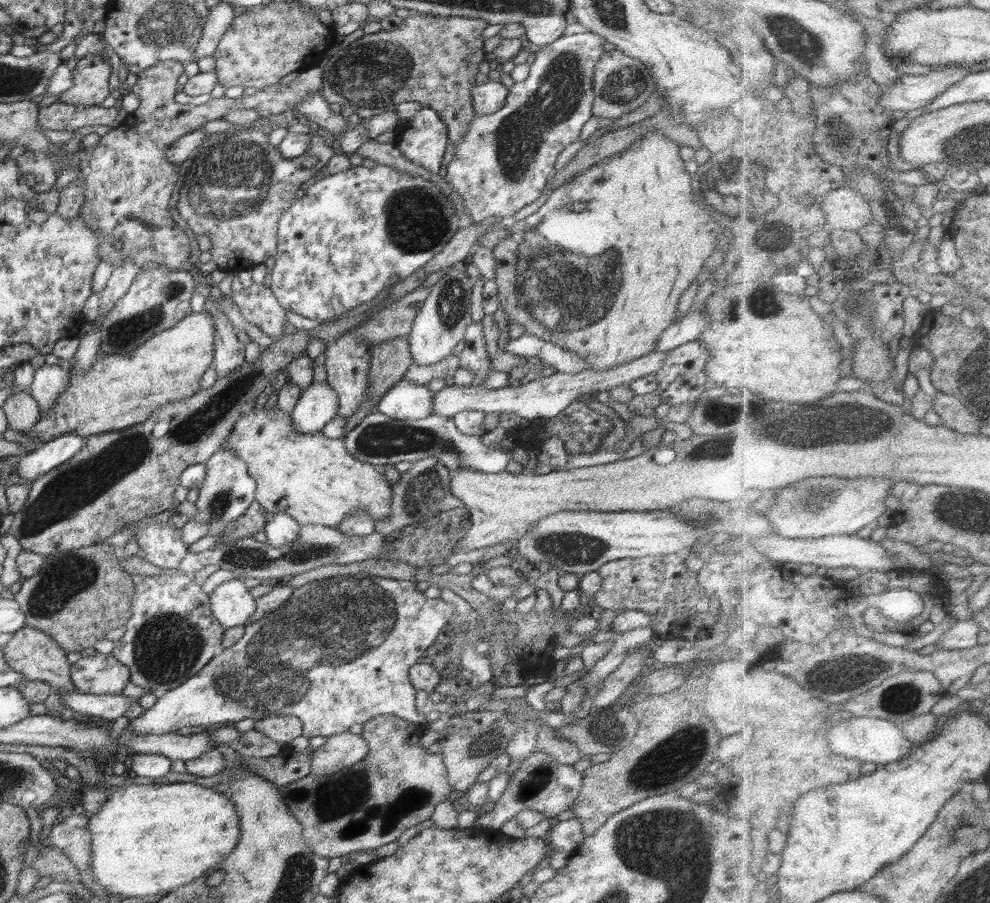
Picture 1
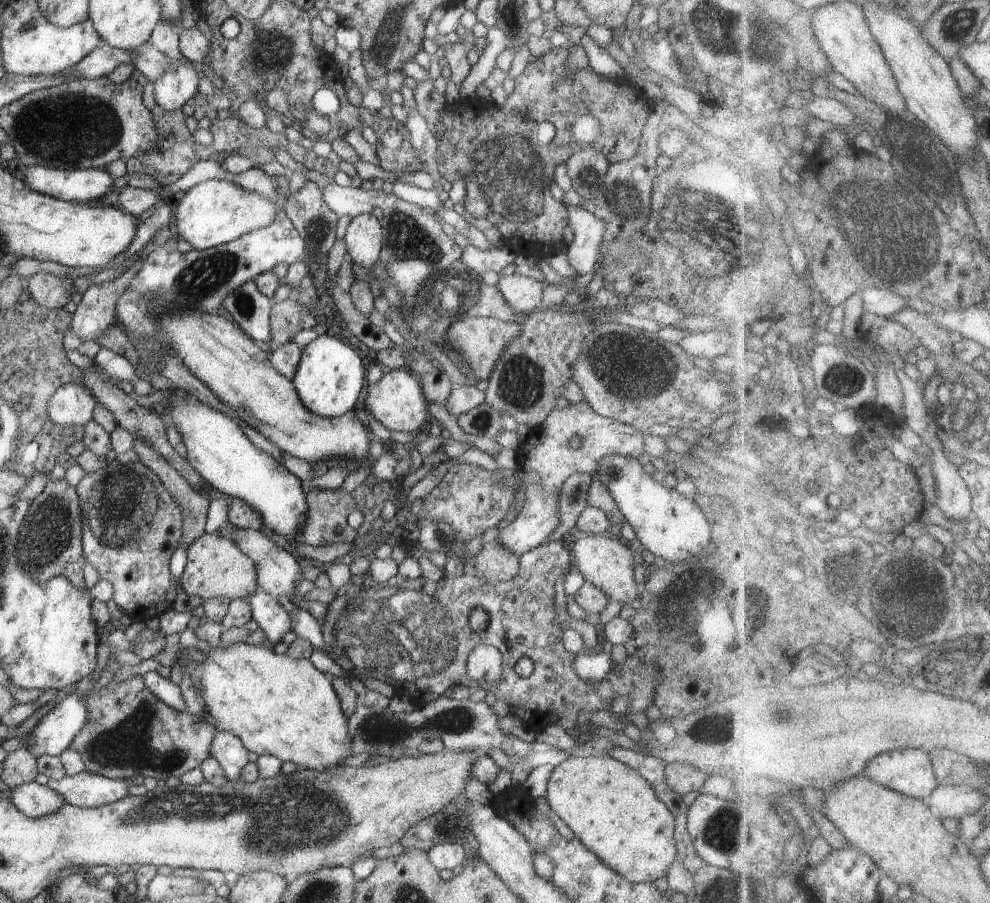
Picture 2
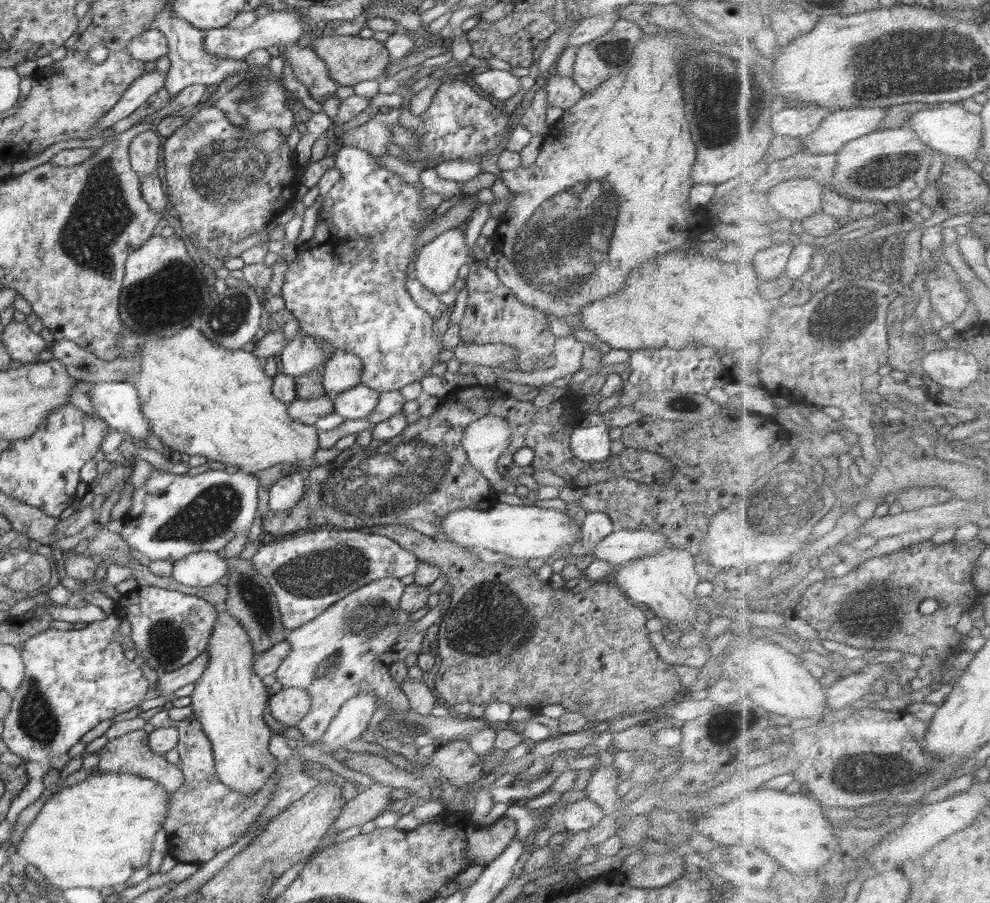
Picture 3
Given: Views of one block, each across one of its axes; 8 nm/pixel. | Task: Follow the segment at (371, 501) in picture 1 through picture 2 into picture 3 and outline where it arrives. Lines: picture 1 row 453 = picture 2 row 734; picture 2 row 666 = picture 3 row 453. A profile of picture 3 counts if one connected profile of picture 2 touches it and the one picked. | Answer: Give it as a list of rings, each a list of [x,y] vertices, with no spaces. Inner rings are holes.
[[[197,323],[193,325],[185,326],[178,334],[169,335],[168,337],[162,338],[152,338],[152,336],[142,336],[142,334],[134,334],[134,336],[120,336],[118,337],[118,346],[120,346],[120,357],[118,358],[128,358],[128,359],[140,359],[141,369],[135,374],[129,374],[127,378],[123,381],[128,381],[132,386],[137,388],[137,393],[139,396],[140,410],[144,413],[145,419],[148,419],[149,425],[151,426],[152,434],[156,435],[163,444],[170,448],[173,452],[178,450],[178,452],[188,454],[192,456],[193,454],[200,454],[200,456],[206,456],[209,462],[216,461],[222,462],[222,464],[238,466],[239,470],[255,475],[261,470],[266,470],[270,466],[276,465],[292,465],[298,468],[298,472],[307,468],[315,468],[318,463],[314,459],[314,453],[318,450],[318,430],[315,425],[307,425],[294,420],[287,411],[287,402],[277,399],[271,391],[273,385],[273,378],[266,375],[264,372],[265,360],[256,358],[256,356],[251,352],[251,350],[243,349],[236,351],[228,351],[218,347],[216,343],[210,342],[206,339],[202,332],[199,331]]]

